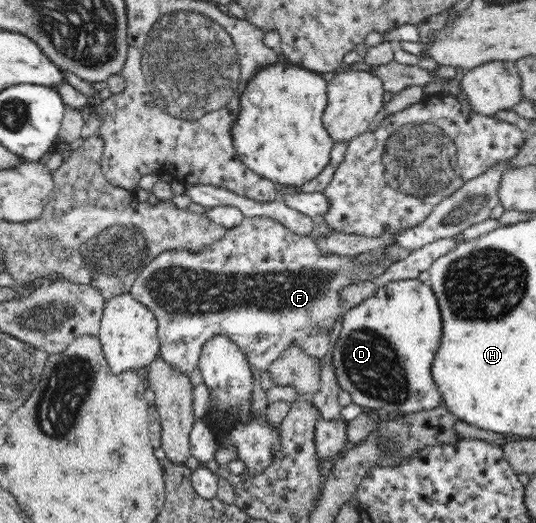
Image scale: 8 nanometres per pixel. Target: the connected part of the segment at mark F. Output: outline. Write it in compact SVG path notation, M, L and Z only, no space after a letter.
M245 217L243 221L236 225L234 228L228 229L226 234L220 240L214 241L211 245L203 246L200 249L188 249L180 248L176 250L169 250L161 252L150 264L148 264L140 275L133 282L131 286L131 295L146 308L150 309L156 317L158 326L157 332L159 335L159 352L158 357L164 359L164 363L172 365L174 371L180 371L184 375L190 375L194 368L199 366L200 353L203 351L203 346L213 336L222 335L228 337L232 342L238 345L238 348L247 356L247 361L265 376L269 376L269 368L274 364L275 360L287 351L287 348L296 345L300 347L308 357L322 360L328 354L330 346L334 345L332 340L333 325L338 321L342 322L342 316L344 316L347 308L341 292L343 288L350 287L352 285L359 285L360 283L376 282L380 276L384 276L387 270L392 266L392 263L401 261L402 256L407 255L407 251L403 251L401 257L392 260L388 258L380 258L380 260L368 260L368 262L361 262L357 260L357 257L350 256L338 256L336 254L324 254L320 252L317 241L313 237L300 236L290 232L284 225L278 221L272 220L266 217Z

